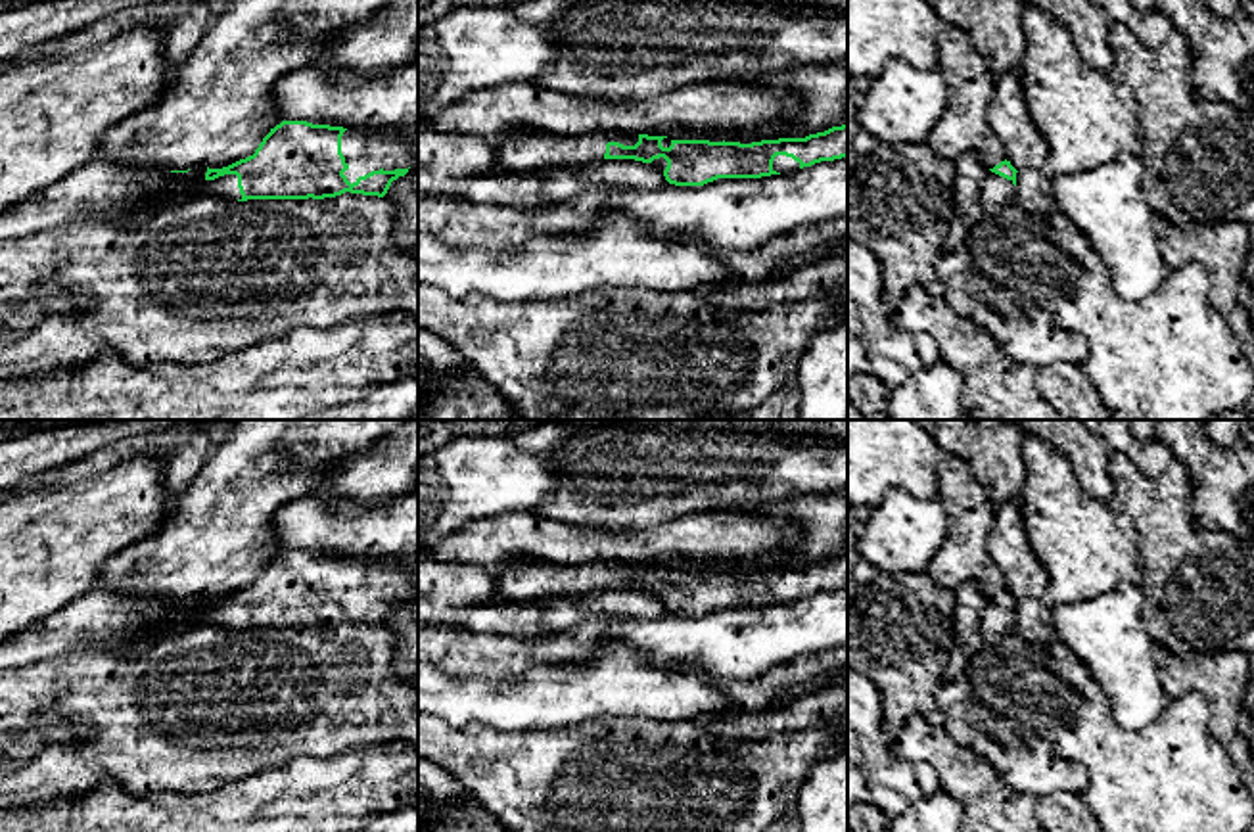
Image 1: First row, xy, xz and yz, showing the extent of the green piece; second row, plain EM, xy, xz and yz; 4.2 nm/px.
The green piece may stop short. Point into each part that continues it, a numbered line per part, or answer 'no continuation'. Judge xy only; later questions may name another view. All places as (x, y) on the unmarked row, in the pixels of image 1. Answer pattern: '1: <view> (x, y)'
1: xy (365, 579)
2: xy (225, 618)

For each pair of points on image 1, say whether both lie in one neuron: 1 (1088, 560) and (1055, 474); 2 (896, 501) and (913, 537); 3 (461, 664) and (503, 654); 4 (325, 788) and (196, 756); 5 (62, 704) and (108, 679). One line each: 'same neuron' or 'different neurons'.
1: same neuron
2: same neuron
3: same neuron
4: different neurons
5: same neuron

